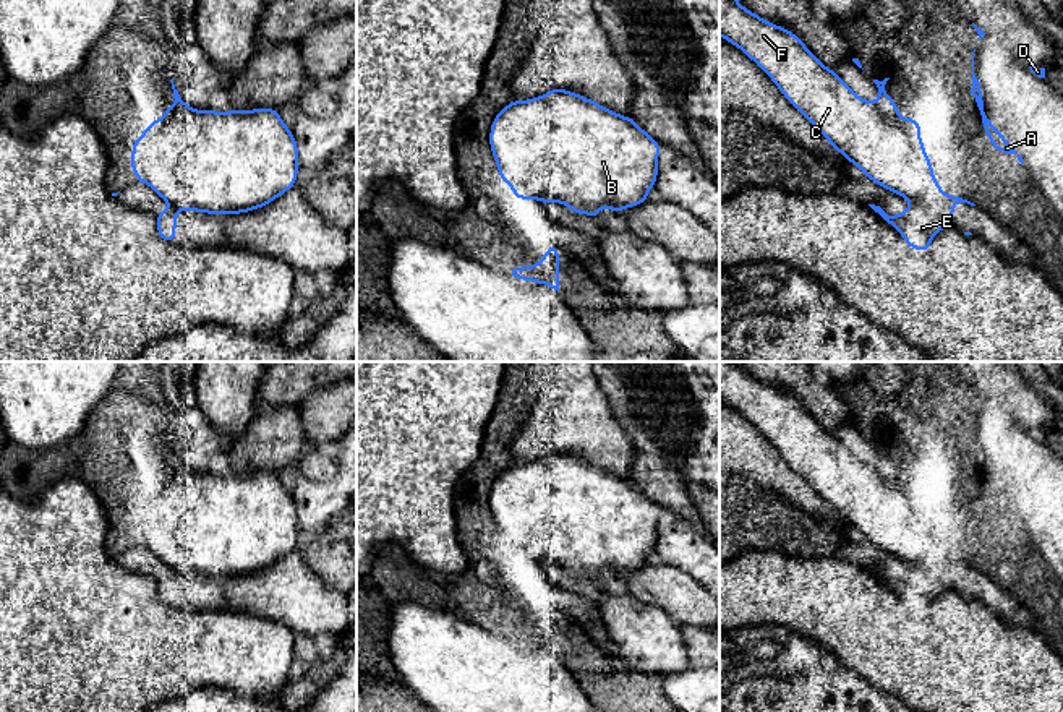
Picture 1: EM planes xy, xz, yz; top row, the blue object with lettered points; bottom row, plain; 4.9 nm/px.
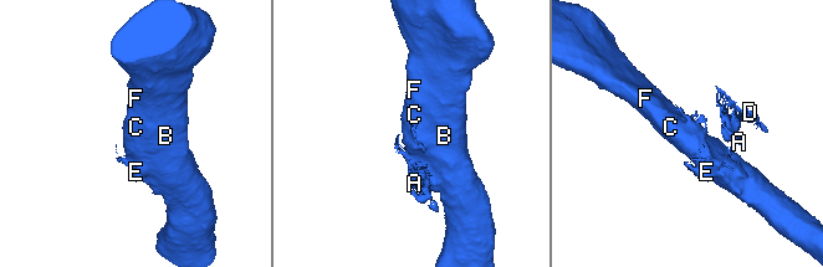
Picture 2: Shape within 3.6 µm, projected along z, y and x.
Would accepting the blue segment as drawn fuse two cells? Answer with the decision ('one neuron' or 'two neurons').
one neuron

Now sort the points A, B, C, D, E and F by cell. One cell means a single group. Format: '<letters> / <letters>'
A B C D E F

